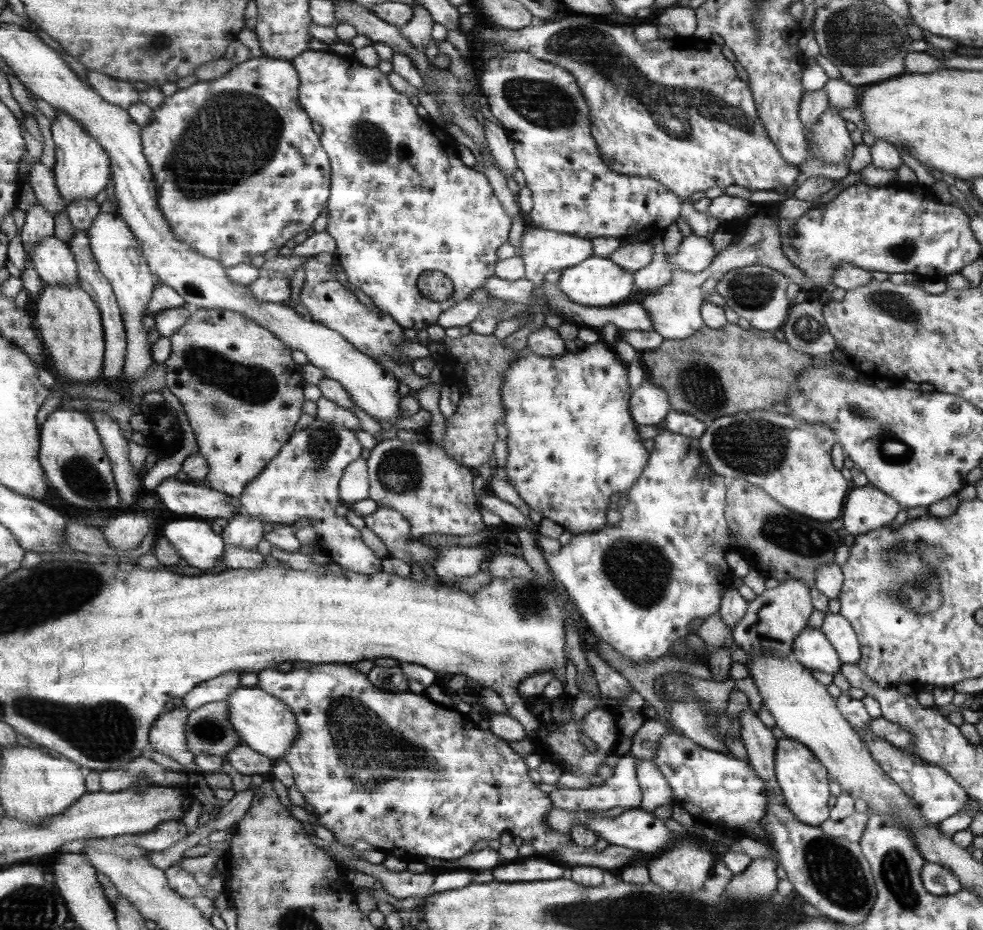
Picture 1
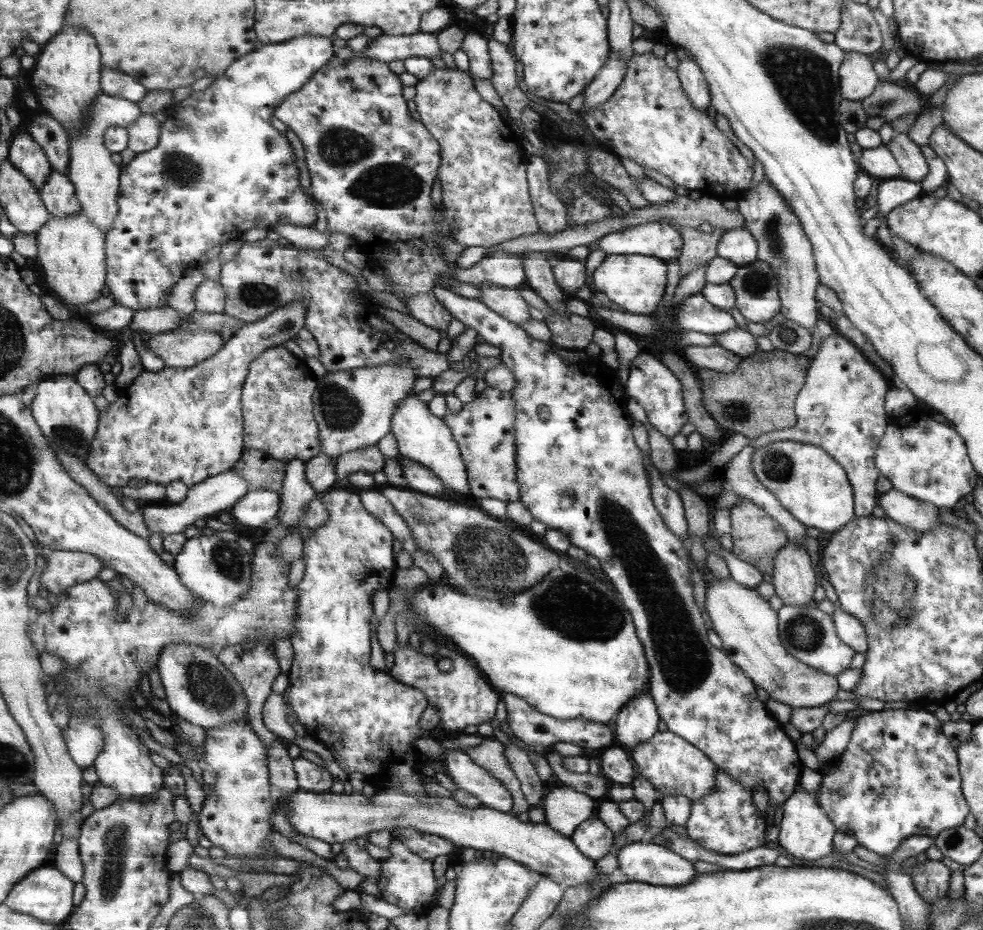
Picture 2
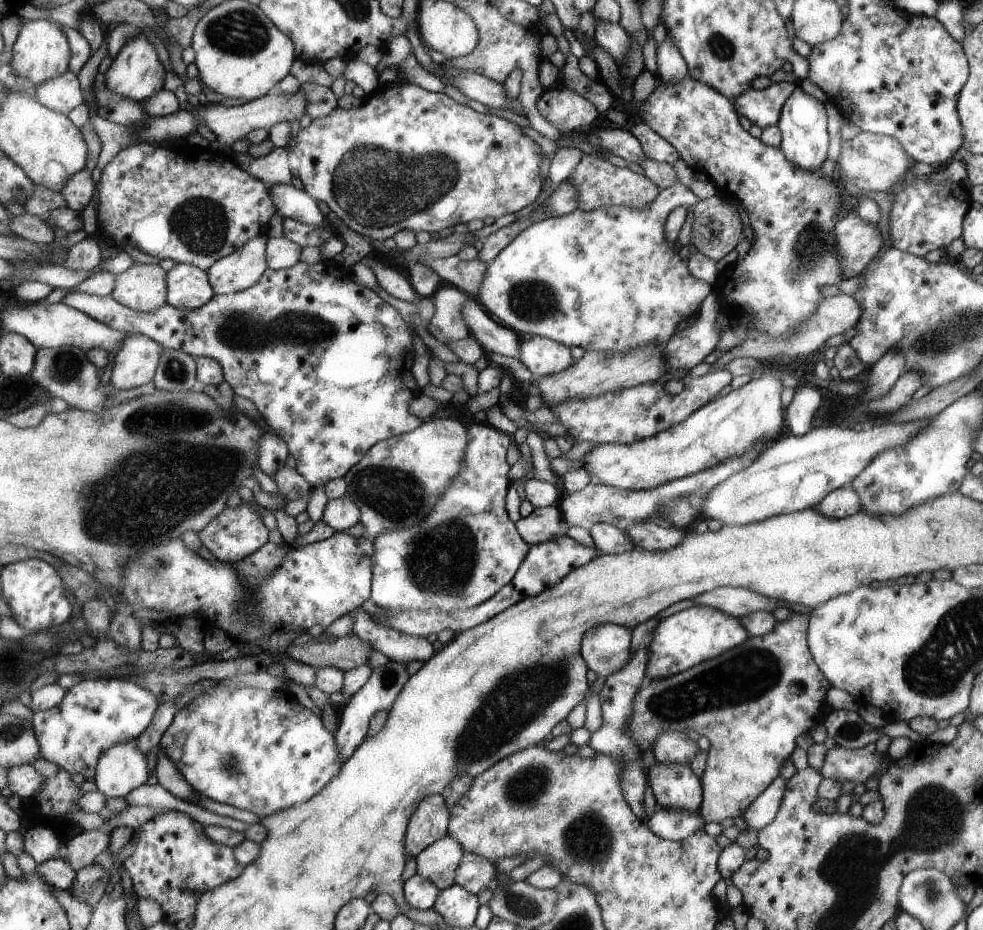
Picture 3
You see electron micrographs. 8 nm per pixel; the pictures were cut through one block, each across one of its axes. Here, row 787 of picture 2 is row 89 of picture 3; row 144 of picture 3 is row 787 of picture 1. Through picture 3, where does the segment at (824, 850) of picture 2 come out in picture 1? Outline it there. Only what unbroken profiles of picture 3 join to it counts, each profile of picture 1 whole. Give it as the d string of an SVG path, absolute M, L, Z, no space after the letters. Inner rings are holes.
M779 738L774 750L774 775L782 792L784 803L801 824L819 827L827 820L827 773L819 758L799 741Z

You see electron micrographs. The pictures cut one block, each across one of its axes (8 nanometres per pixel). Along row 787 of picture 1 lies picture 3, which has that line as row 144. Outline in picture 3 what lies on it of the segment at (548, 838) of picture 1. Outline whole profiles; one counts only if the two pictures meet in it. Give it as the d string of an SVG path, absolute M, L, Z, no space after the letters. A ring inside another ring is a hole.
M397 84L397 86L375 87L370 93L361 98L361 103L355 108L340 108L336 106L327 114L319 118L312 118L309 126L301 129L294 129L291 150L299 160L297 168L298 178L302 182L303 190L311 195L313 200L319 202L323 208L333 211L338 220L347 228L350 228L361 236L367 236L371 240L385 240L392 237L399 230L411 230L415 233L419 230L439 232L445 228L460 229L465 223L473 219L483 219L485 216L498 218L504 214L513 212L522 213L527 206L537 198L541 183L537 176L537 162L539 162L539 145L531 138L519 134L519 128L511 121L496 117L495 115L481 114L467 105L461 105L443 93L427 91L419 86L408 84ZM435 203L435 218L422 216Z

